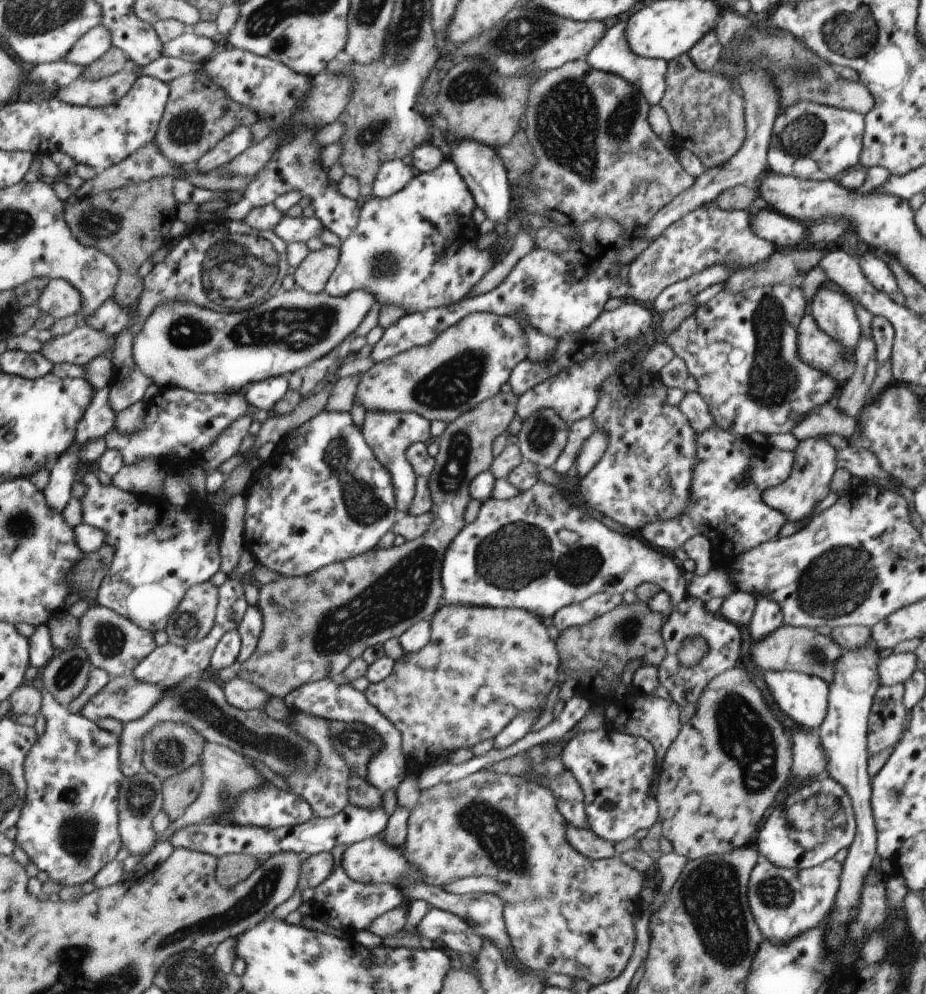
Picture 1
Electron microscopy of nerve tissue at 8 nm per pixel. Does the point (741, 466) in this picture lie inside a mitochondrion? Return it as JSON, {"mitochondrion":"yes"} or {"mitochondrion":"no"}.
{"mitochondrion":"no"}

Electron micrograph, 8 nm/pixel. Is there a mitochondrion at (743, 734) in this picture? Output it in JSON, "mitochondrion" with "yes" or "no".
{"mitochondrion":"yes"}

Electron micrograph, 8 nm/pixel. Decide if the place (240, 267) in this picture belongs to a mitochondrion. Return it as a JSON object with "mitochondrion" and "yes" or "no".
{"mitochondrion":"yes"}

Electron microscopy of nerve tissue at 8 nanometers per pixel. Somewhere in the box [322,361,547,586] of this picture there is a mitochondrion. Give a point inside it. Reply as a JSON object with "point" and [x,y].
{"point":[449,480]}

